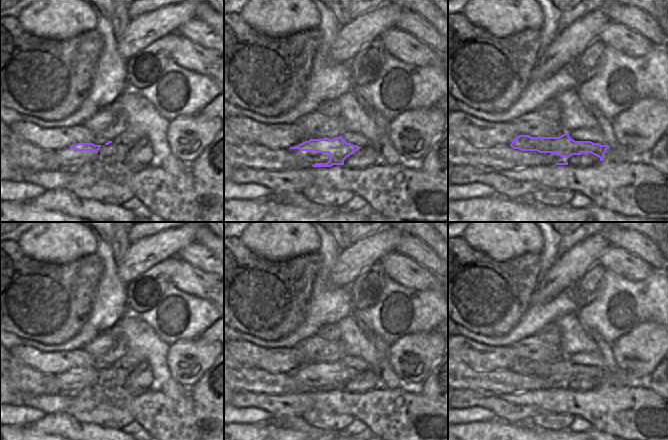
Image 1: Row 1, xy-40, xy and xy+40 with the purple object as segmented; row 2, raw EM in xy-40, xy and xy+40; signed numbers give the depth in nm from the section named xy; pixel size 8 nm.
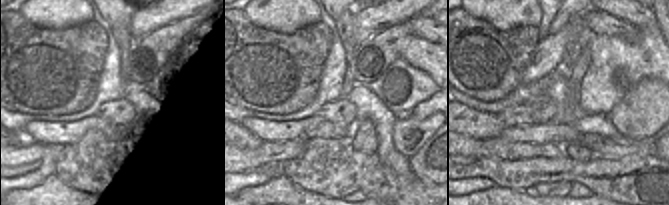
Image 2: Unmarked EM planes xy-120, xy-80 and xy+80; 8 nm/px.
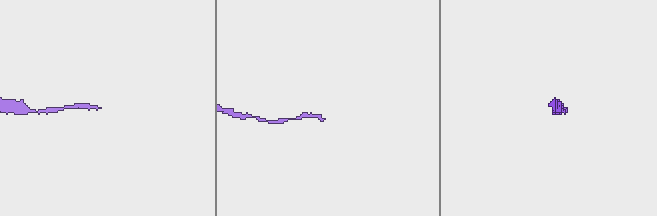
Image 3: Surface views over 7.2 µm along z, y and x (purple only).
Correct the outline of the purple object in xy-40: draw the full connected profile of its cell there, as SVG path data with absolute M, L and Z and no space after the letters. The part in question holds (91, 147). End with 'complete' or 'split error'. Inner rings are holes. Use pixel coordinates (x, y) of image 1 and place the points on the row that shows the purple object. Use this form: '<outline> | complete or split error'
M77 143L75 145L71 145L71 149L75 149L77 151L91 151L93 153L98 153L101 145L95 145L93 143Z | complete

